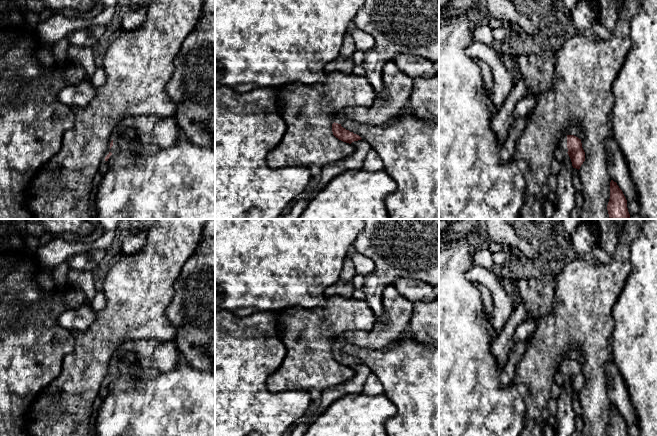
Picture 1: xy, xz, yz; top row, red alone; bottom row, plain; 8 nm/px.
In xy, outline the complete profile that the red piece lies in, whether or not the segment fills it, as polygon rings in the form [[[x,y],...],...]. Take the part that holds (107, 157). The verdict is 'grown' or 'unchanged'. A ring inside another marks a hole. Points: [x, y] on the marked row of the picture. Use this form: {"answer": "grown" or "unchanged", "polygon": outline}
{"answer": "grown", "polygon": [[[116,134],[116,135],[113,136],[113,139],[112,139],[112,141],[110,143],[110,152],[105,157],[105,161],[108,161],[109,157],[118,150],[118,144],[120,142],[120,139],[121,139],[120,134]]]}

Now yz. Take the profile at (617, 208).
{"answer": "unchanged", "polygon": [[[610,182],[610,199],[607,205],[609,219],[630,219],[627,200],[616,182]]]}

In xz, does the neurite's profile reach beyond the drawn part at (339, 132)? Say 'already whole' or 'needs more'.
needs more

